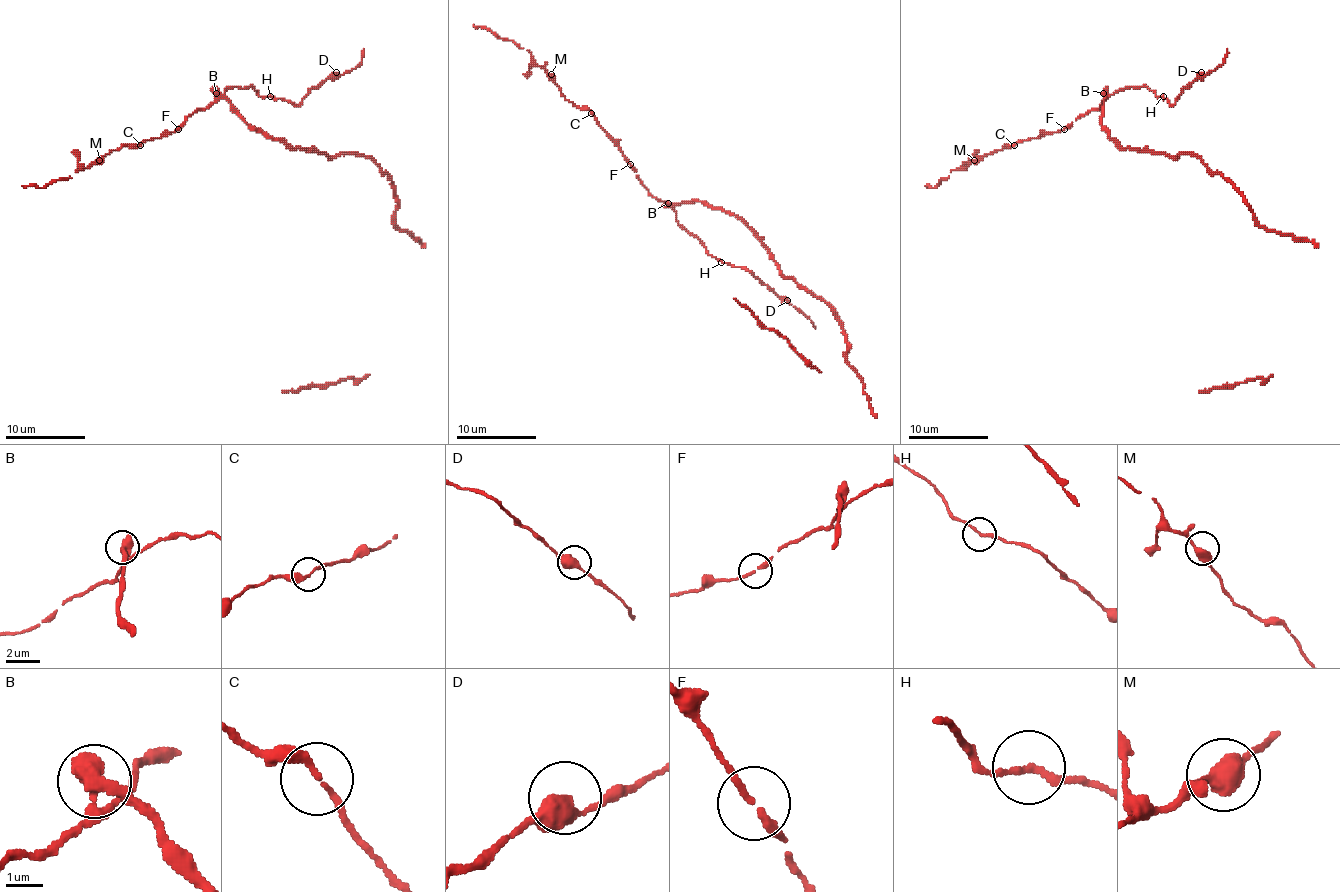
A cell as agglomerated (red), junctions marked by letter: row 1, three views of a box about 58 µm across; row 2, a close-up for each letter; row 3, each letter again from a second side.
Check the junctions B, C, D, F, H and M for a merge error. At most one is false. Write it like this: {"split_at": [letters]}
{"split_at": ["B"]}

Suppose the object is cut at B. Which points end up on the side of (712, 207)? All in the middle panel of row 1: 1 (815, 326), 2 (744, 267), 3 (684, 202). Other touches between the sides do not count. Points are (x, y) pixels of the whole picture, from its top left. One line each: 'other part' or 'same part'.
1: other part
2: other part
3: same part

